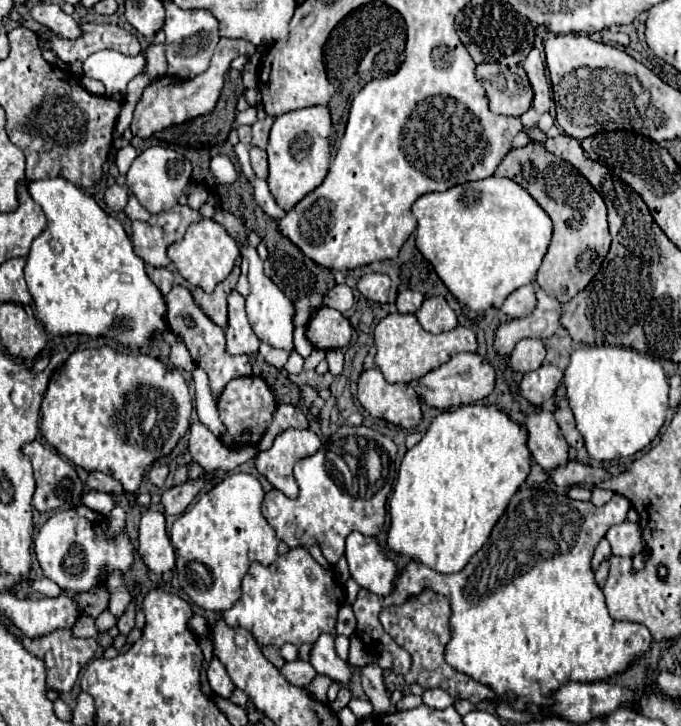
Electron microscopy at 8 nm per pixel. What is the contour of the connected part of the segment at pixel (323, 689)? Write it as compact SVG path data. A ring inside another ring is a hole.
M318 676L318 678L314 678L314 680L310 682L310 686L308 686L306 690L308 690L316 700L326 702L326 692L328 692L328 688L330 688L332 682L334 682L334 680L328 678L328 676Z

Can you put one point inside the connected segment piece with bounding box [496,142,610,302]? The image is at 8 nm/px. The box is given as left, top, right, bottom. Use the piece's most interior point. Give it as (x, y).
(579, 214)

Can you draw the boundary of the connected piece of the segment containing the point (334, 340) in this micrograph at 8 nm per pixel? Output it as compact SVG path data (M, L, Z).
M322 306L306 324L306 334L314 348L336 350L348 346L352 338L352 324L342 312Z

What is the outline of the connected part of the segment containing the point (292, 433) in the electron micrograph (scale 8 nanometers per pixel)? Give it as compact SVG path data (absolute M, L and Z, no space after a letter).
M284 430L272 444L270 450L256 456L256 468L264 474L274 488L284 492L288 498L298 496L298 486L292 474L298 458L306 458L318 452L322 446L320 438L312 430Z

